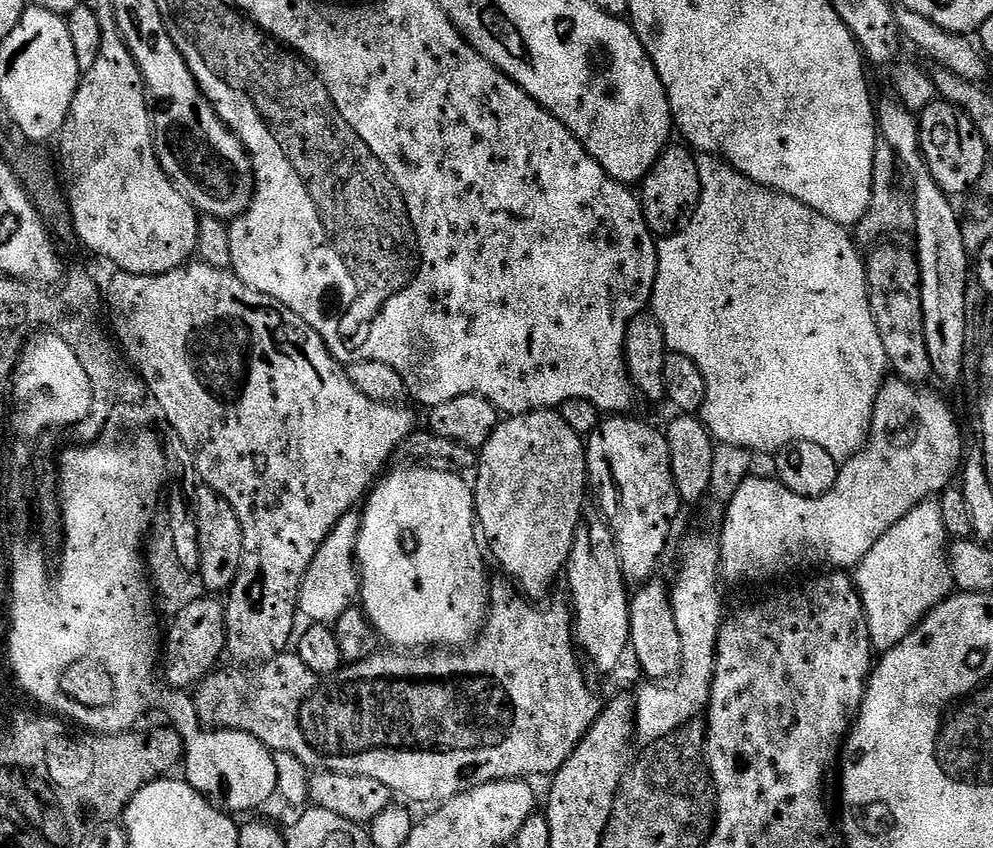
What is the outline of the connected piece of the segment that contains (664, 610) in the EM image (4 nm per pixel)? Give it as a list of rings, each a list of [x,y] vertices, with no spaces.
[[[653,578],[631,597],[632,639],[631,651],[636,651],[640,664],[644,667],[647,679],[652,682],[668,682],[681,675],[686,659],[686,640],[681,636],[676,625],[669,585],[664,585],[660,578]]]

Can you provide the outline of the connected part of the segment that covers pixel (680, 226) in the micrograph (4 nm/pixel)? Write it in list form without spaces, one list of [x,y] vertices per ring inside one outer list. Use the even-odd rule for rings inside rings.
[[[687,147],[684,148],[665,148],[658,162],[642,181],[644,217],[651,232],[660,238],[672,236],[683,230],[692,220],[700,201],[700,175],[696,156]]]

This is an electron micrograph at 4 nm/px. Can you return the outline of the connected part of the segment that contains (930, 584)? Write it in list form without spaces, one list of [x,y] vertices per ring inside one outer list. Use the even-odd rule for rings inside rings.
[[[929,498],[910,510],[906,518],[902,518],[893,528],[886,530],[882,538],[878,538],[874,550],[870,550],[870,554],[866,554],[864,561],[855,569],[854,583],[856,591],[860,593],[873,649],[887,650],[901,644],[916,631],[932,609],[953,595],[954,583],[948,553],[950,539],[948,540],[948,532],[944,529],[944,512],[936,502]]]

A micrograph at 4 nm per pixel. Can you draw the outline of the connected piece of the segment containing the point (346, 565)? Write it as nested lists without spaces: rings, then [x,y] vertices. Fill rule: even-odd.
[[[345,518],[337,524],[336,529],[314,554],[302,578],[302,586],[296,599],[299,615],[303,619],[305,616],[305,621],[332,626],[338,618],[342,618],[342,614],[346,614],[348,608],[353,607],[360,590],[360,577],[354,563],[357,533],[357,521]]]

